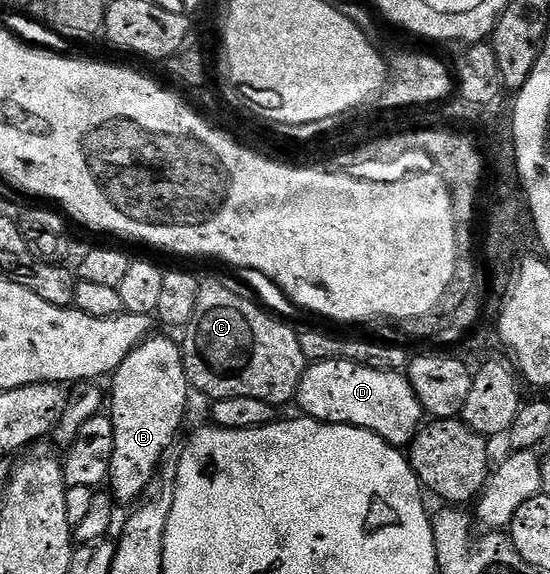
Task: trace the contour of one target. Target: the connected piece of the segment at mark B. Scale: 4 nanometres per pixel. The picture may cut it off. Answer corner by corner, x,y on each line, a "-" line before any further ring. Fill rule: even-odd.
160,333
144,339
144,341
142,341
141,344
125,358
123,365
119,365
119,369
113,372
111,382
113,382
113,411
111,410
111,418
113,420
113,428
115,429
115,453
111,457
111,469
109,470
107,487
118,504
131,503
130,505
133,505
145,495
148,488
152,485
152,481
157,475
161,460
164,455
168,453
169,449
174,446
175,441
173,441
173,438
176,437
177,430
180,429
181,422
185,419
185,406
189,403
191,388
189,385
189,378
185,372
185,362
181,356
181,347
179,346
178,340
176,343
175,340
168,339
167,336
160,335

